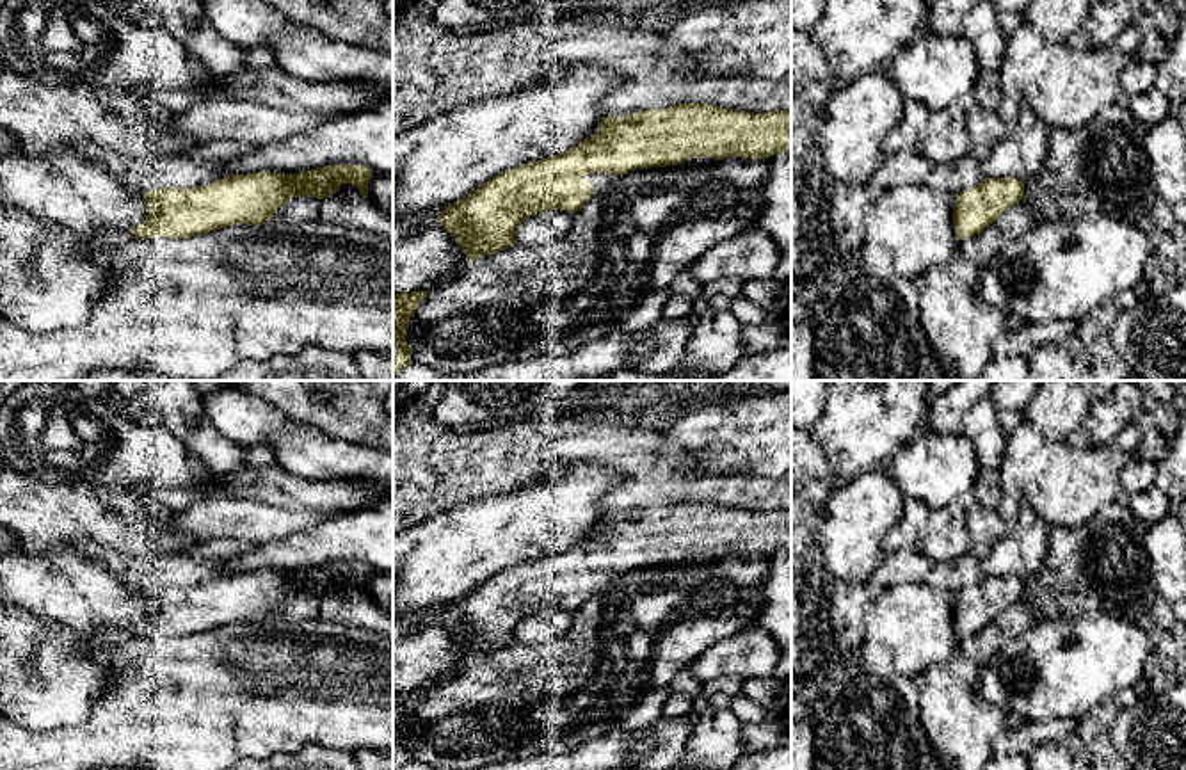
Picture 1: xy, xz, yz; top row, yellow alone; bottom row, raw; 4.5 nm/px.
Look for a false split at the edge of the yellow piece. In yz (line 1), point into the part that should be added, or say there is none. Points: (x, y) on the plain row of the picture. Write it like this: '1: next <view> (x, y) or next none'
1: next none

